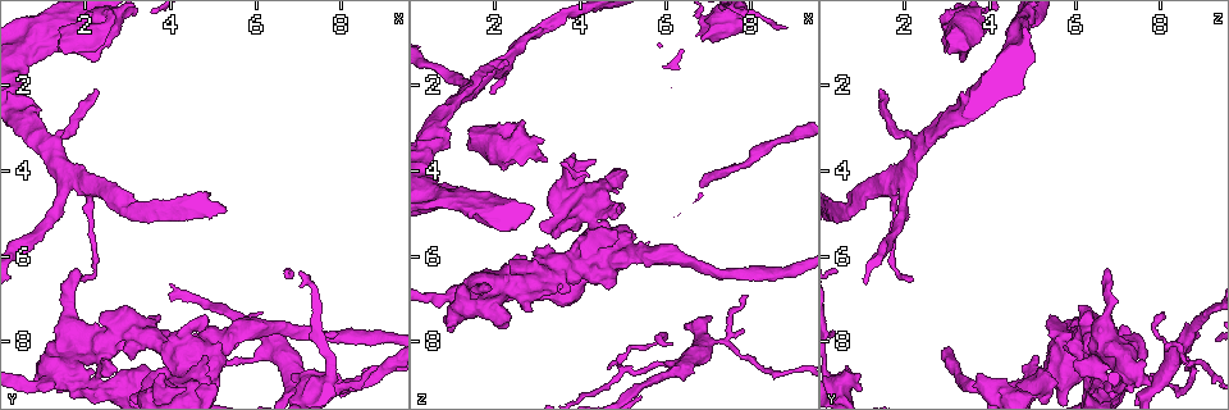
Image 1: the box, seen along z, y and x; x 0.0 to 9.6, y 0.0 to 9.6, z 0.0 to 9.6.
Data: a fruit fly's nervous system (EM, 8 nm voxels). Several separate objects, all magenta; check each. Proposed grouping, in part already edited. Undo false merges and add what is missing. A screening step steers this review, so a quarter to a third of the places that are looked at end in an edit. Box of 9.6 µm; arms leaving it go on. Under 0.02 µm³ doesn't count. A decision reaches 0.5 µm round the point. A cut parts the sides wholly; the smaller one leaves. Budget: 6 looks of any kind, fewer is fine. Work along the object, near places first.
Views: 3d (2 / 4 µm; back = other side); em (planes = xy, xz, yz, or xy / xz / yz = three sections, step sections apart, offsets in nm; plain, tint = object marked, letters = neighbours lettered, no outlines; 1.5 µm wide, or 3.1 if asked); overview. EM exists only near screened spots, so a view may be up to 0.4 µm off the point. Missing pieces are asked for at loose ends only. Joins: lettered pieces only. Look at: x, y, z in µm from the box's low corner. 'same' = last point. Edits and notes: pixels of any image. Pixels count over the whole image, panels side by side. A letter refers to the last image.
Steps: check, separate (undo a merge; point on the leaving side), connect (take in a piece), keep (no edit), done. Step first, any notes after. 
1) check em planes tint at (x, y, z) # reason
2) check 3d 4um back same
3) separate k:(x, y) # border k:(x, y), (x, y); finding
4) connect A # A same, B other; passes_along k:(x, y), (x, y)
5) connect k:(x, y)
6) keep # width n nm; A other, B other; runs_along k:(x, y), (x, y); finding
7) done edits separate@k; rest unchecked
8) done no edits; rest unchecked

check em planes letters at (1.45, 1.10, 3.55) # thick end

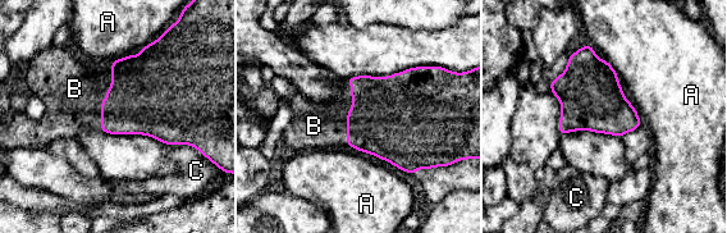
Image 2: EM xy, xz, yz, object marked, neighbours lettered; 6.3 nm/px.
connect B # A other, B same, C other; passes_along 2:(388, 115), (348, 112), (314, 126); the cell continues

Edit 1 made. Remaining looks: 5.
check em xy step 4 letters at (2.25, 2.10, 1.40) # free end

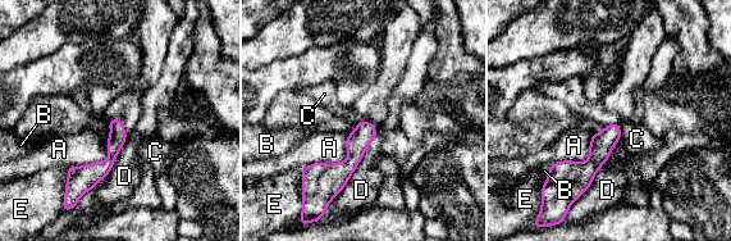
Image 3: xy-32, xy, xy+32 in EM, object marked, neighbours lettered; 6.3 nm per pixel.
keep # A other, B other, C other, D other, E other; border 3:(110, 126), (108, 158), (67, 167); none of them fits

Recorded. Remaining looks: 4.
check em xz step 4 letters at (1.05, 8.70, 7.40) # thick turns thin

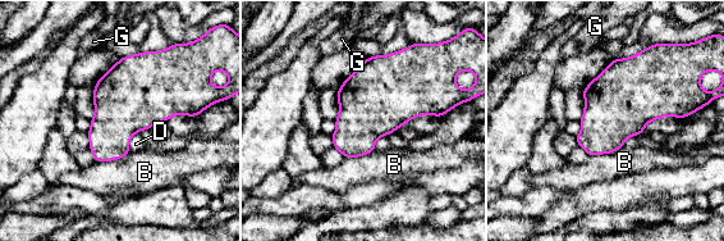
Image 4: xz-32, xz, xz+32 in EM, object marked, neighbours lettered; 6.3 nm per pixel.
check em planes letters same # cut it another way

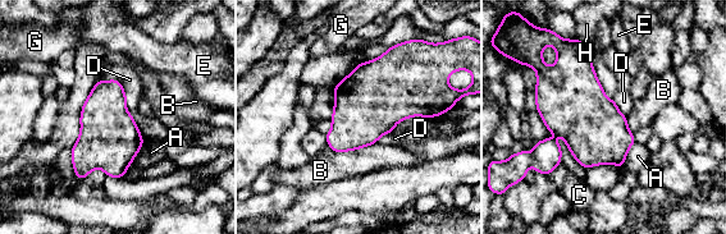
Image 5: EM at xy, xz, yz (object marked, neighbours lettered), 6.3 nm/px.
separate 5:(547, 154) # width 380 nm; A other, B other, C other, D other, E other, G other, H other; border 5:(530, 154), (533, 163); a second cell is stuck on

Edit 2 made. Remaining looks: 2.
done edits connect@2, separate@5; rest unchecked

